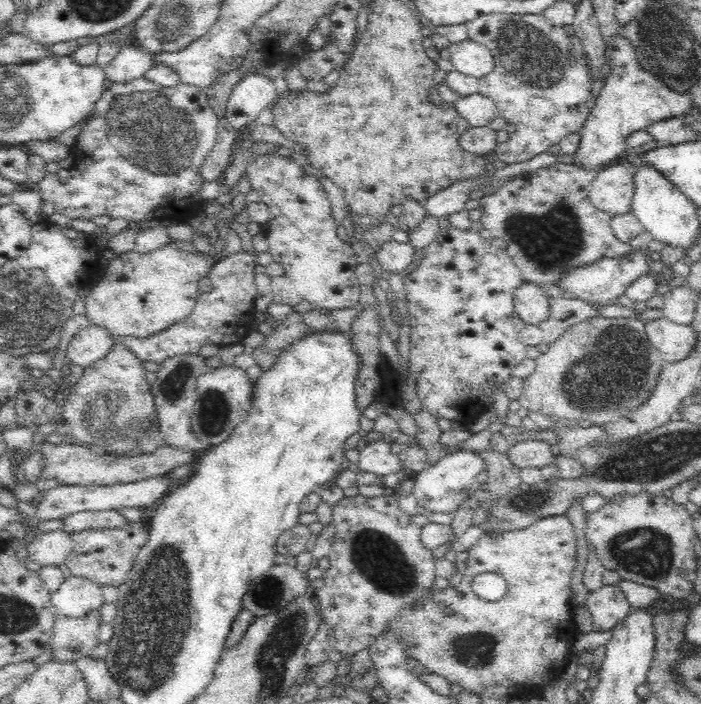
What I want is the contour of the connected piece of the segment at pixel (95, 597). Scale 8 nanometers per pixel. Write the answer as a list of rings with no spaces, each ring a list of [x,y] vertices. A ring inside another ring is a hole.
[[[74,576],[65,578],[65,582],[51,593],[50,601],[59,614],[73,619],[98,610],[105,603],[100,585]]]

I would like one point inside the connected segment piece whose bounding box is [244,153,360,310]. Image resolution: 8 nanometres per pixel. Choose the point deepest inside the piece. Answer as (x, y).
(301, 234)

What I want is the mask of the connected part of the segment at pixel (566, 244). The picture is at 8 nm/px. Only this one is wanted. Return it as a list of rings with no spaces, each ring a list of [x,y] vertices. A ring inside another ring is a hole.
[[[554,163],[553,165],[548,165],[547,167],[542,167],[536,169],[531,172],[522,172],[518,175],[514,175],[506,180],[500,180],[498,183],[498,188],[496,188],[496,192],[490,193],[488,195],[484,195],[477,199],[479,207],[481,210],[481,223],[490,230],[493,238],[499,238],[500,240],[506,243],[506,252],[507,255],[515,262],[515,265],[518,267],[520,271],[522,280],[528,283],[538,283],[538,284],[556,284],[561,276],[568,272],[571,268],[587,265],[602,258],[618,258],[630,255],[633,253],[632,245],[630,243],[625,244],[620,239],[616,238],[614,235],[614,231],[612,231],[612,227],[610,227],[610,218],[613,216],[608,212],[604,212],[600,209],[596,209],[592,202],[589,199],[589,190],[591,187],[591,182],[593,178],[596,176],[596,171],[588,170],[580,167],[580,165],[576,165],[576,163]]]

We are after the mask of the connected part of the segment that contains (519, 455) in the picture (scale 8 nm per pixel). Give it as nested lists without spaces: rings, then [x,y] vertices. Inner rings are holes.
[[[526,440],[524,442],[512,442],[507,456],[518,469],[538,468],[540,470],[553,466],[555,448],[546,444],[544,440]]]

